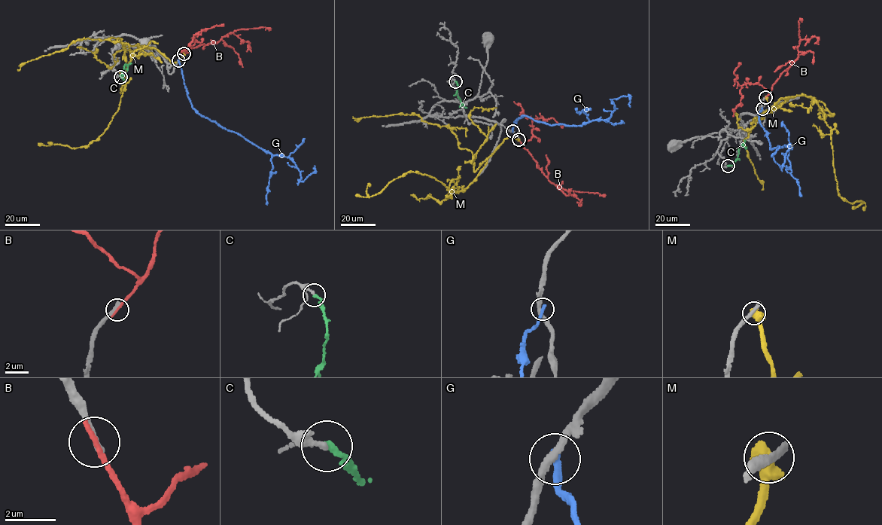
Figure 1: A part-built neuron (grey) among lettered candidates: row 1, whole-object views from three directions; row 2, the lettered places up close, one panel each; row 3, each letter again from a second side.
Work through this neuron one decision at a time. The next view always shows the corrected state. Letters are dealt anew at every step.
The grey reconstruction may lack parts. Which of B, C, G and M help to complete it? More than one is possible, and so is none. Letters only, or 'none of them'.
none of them

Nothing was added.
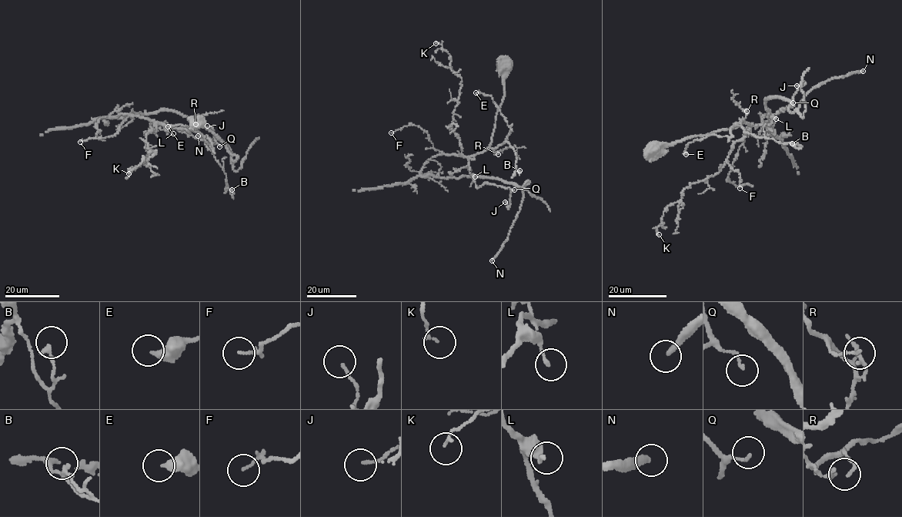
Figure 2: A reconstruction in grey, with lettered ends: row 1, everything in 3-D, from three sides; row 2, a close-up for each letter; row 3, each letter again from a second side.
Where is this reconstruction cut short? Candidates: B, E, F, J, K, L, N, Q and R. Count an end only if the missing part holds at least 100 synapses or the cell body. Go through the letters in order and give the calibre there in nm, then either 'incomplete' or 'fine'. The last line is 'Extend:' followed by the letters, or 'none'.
B: 200 nm thick; fine
E: 380 nm thick; fine
F: 120 nm thick; fine
J: 100 nm thick; fine
K: 120 nm thick; fine
L: 150 nm thick; fine
N: 300 nm thick; incomplete
Q: 110 nm thick; fine
R: 110 nm thick; fine
Extend: N

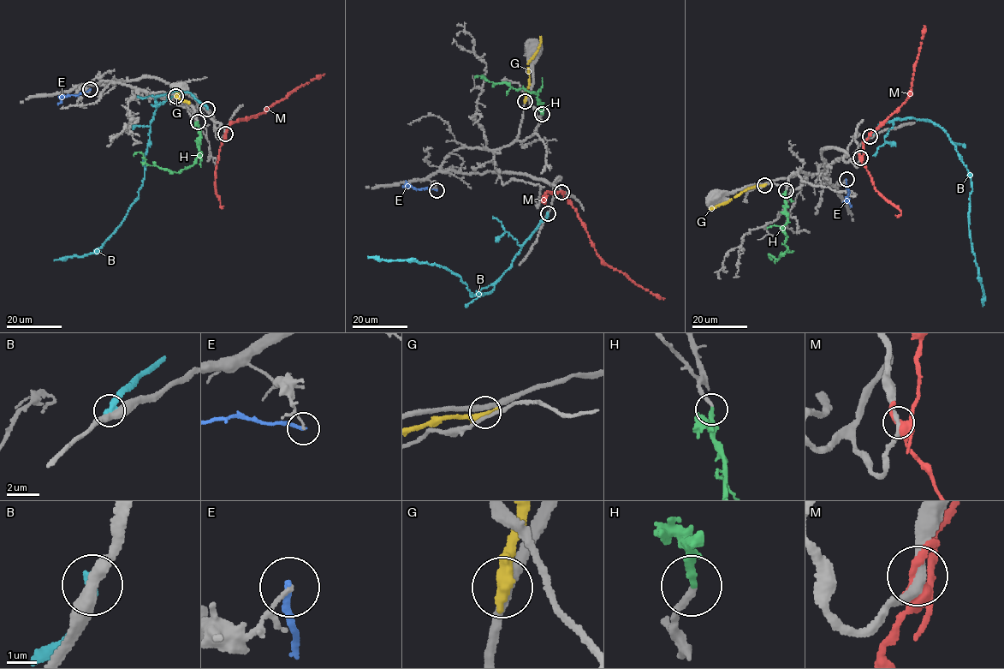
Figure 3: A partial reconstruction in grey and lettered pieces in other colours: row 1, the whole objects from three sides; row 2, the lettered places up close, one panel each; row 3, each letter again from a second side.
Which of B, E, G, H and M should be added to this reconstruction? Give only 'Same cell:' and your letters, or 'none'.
Same cell: H

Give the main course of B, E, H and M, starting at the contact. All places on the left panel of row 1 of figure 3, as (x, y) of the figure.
B: (207, 109), (191, 94), (178, 90), (157, 97), (138, 198), (100, 247), (80, 257), (54, 260)
E: (90, 89), (64, 96), (57, 104)
H: (198, 121), (199, 153), (191, 165), (172, 172), (149, 165), (141, 152), (135, 152), (133, 155)
M: (224, 134), (229, 123), (265, 111), (288, 92), (324, 74)

